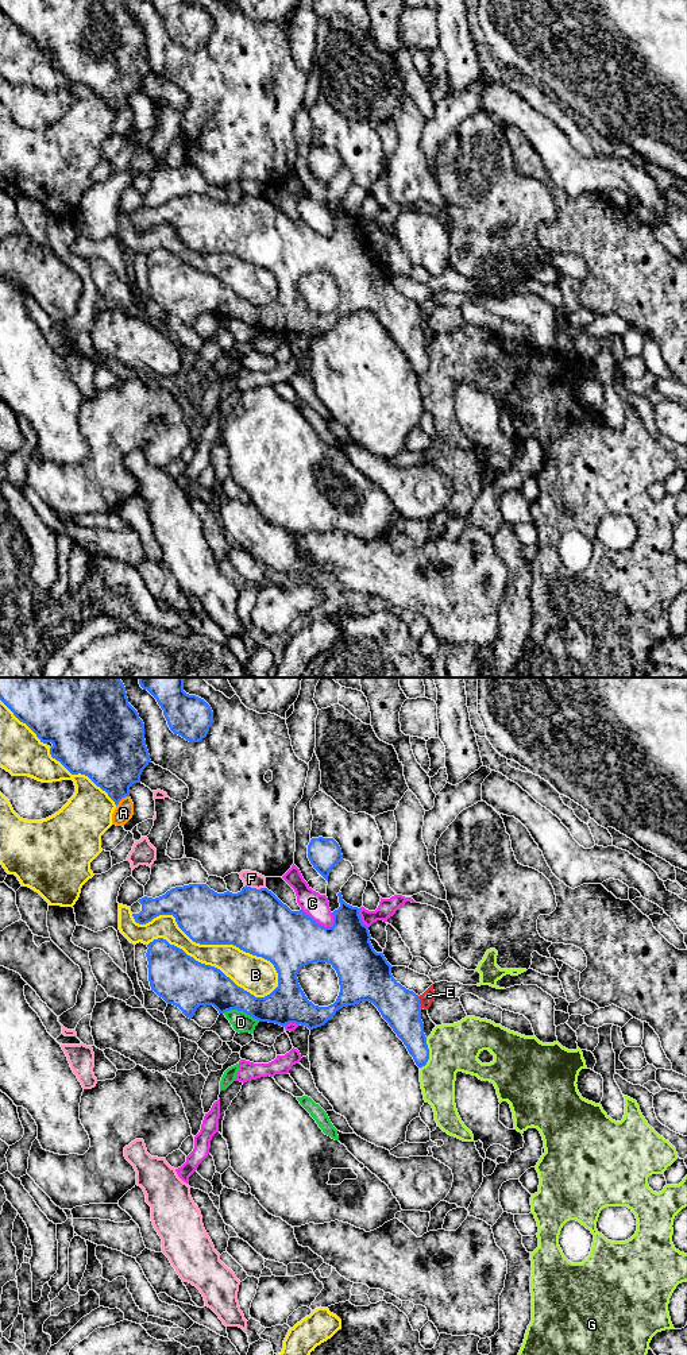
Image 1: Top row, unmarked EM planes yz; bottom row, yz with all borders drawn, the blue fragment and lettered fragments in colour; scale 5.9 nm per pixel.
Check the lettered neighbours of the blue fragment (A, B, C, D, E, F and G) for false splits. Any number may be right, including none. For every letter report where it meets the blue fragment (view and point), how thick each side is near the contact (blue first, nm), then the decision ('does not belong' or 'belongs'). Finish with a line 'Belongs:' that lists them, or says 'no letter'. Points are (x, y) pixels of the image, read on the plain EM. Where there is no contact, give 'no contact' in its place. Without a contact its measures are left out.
A: meets blue in yz at (122, 107); 380 nm thick on the blue side, 110 nm on the other; does not belong
B: meets blue in yz at (209, 253); 320 nm thick on the blue side, 190 nm on the other; does not belong
C: meets blue in yz at (317, 232); 360 nm thick on the blue side, 150 nm on the other; does not belong
D: meets blue in yz at (242, 319); 240 nm thick on the blue side, 120 nm on the other; does not belong
E: meets blue in yz at (419, 312); 240 nm thick on the blue side, 80 nm on the other; does not belong
F: meets blue in yz at (255, 197); 380 nm thick on the blue side, 100 nm on the other; does not belong
G: meets blue in yz at (428, 363); 190 nm thick on the blue side, 280 nm on the other; does not belong
Belongs: no letter

